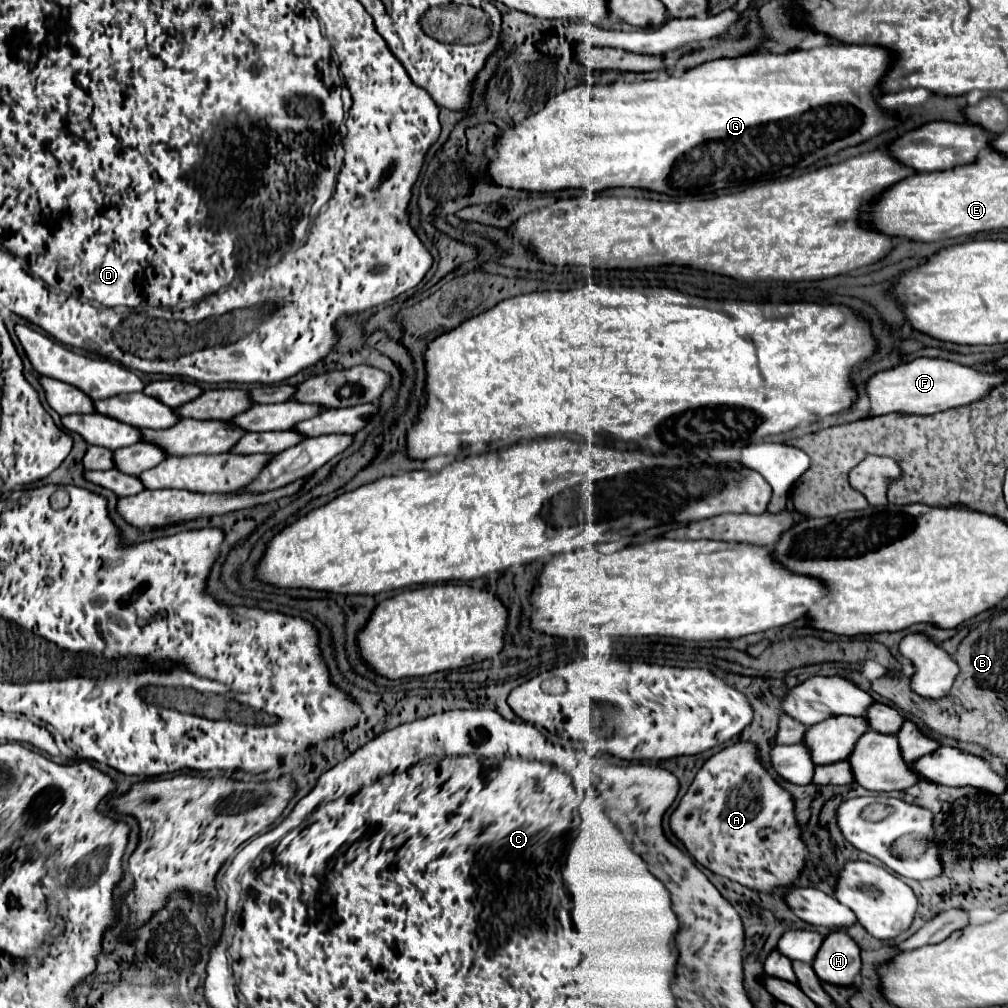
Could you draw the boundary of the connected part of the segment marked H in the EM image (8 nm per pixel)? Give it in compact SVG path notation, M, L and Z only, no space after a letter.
M832 931L822 939L822 945L812 961L814 973L832 985L852 985L852 979L860 973L860 949L858 945L848 937L846 931Z

